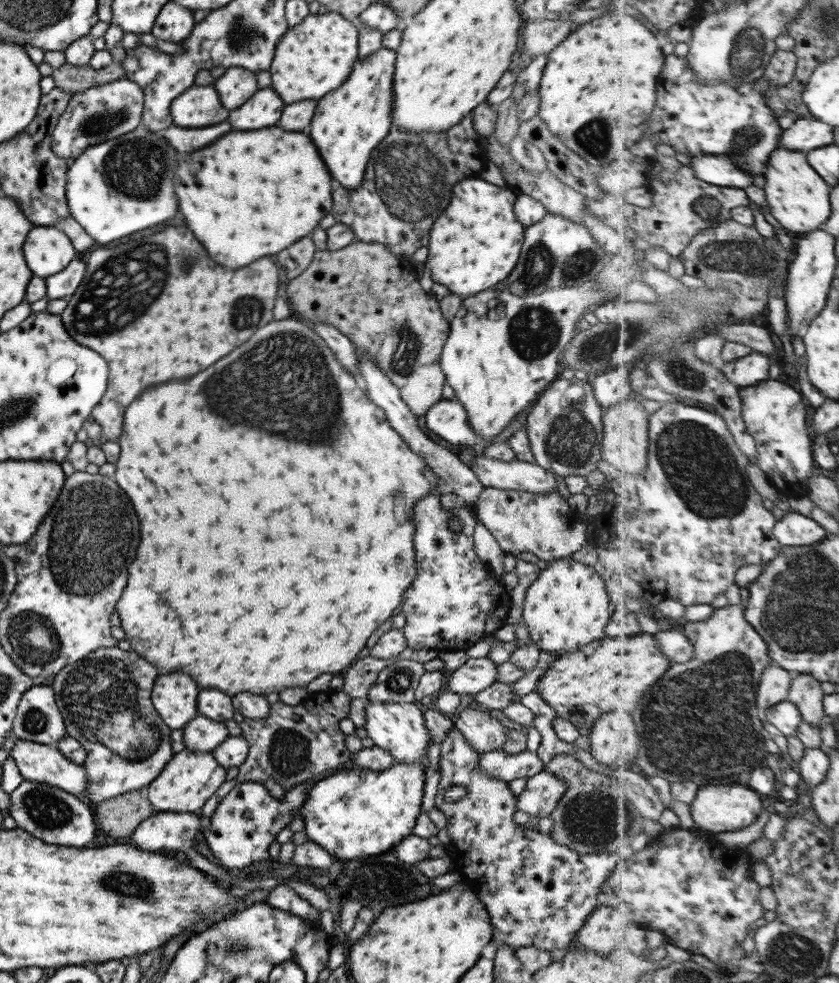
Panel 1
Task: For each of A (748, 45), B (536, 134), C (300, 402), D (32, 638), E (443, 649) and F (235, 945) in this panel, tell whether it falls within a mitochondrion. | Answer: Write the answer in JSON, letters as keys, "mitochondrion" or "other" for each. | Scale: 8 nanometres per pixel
{"A":"mitochondrion","B":"other","C":"mitochondrion","D":"mitochondrion","E":"other","F":"mitochondrion"}

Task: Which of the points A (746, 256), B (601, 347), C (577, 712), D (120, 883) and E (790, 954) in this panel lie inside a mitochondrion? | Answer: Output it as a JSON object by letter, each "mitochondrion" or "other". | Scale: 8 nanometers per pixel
{"A":"mitochondrion","B":"mitochondrion","C":"other","D":"mitochondrion","E":"mitochondrion"}

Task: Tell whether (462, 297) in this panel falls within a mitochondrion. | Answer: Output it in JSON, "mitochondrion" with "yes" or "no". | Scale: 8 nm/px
{"mitochondrion":"no"}

